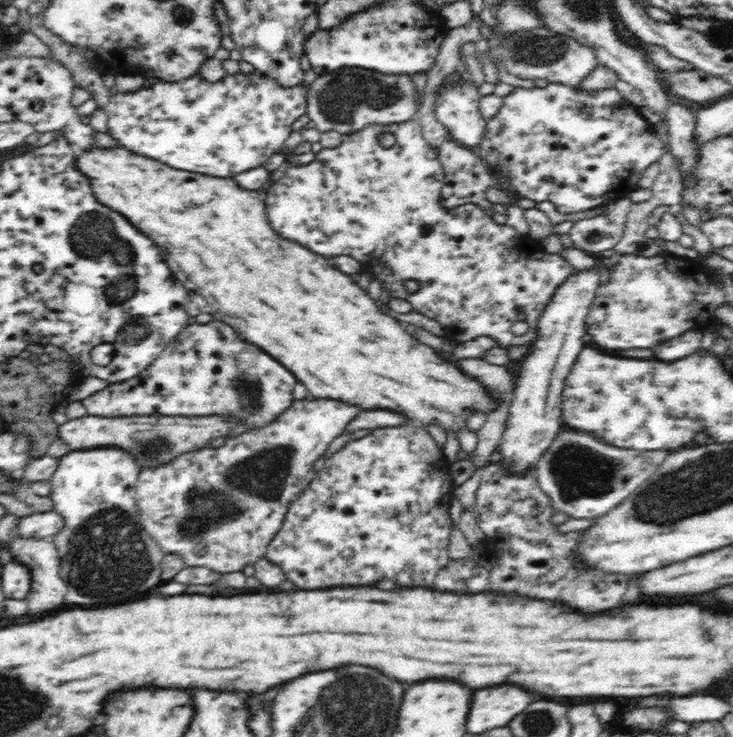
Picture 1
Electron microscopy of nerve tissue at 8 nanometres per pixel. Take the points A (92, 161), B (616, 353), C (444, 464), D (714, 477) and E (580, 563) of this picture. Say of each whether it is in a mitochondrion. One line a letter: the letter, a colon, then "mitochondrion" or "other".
A: other
B: other
C: other
D: mitochondrion
E: other

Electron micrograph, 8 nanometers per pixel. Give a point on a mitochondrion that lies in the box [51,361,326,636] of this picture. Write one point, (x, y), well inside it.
(104, 556)

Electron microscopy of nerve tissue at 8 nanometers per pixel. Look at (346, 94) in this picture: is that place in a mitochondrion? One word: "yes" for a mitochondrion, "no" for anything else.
yes

